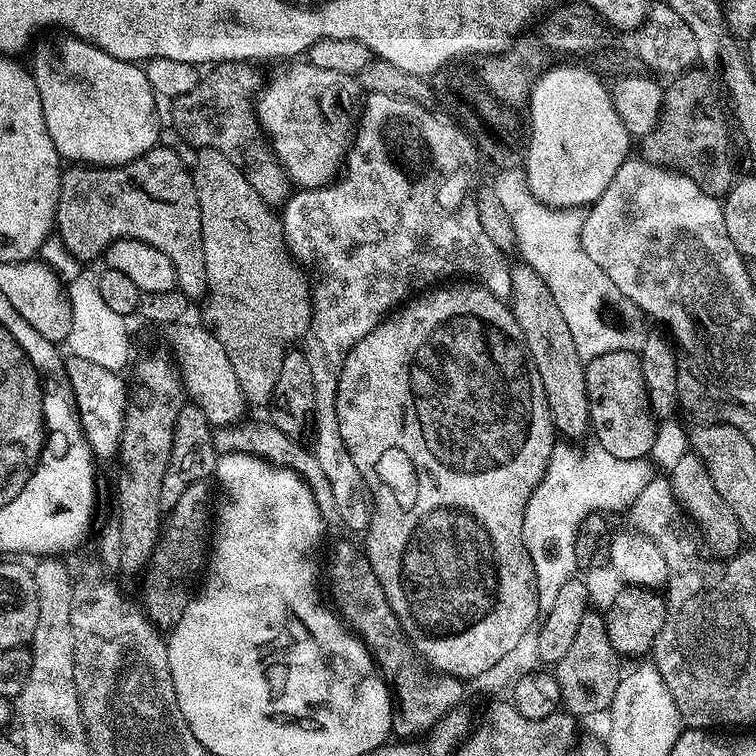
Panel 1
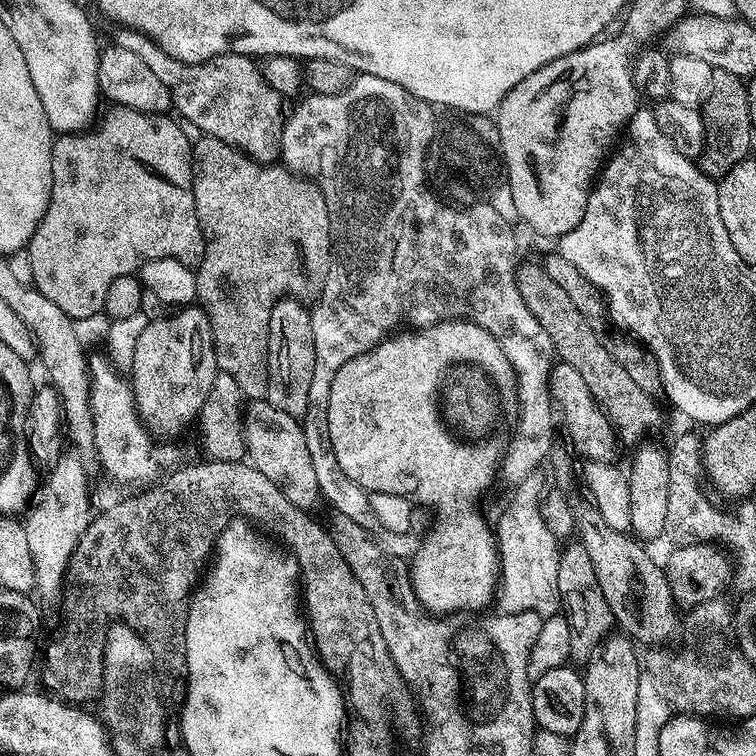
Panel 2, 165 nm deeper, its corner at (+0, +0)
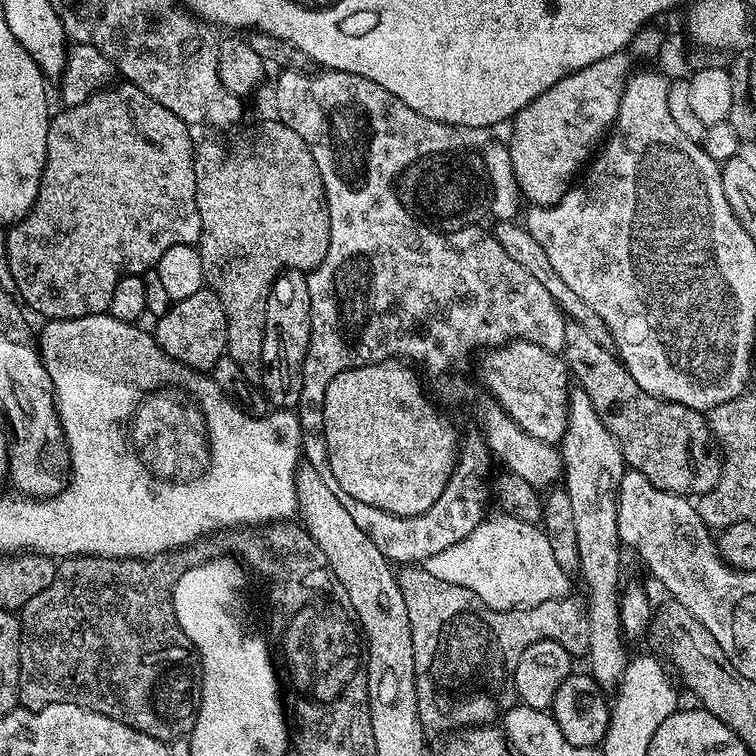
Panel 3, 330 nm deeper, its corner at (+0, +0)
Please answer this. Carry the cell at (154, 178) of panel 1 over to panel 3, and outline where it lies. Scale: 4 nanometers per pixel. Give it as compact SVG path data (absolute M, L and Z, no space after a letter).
M127 82L118 84L95 92L89 100L78 106L65 107L64 112L58 113L57 116L55 113L49 119L46 134L46 162L36 201L22 219L7 229L6 256L9 260L10 274L13 275L15 291L29 309L32 307L38 315L44 316L43 318L69 320L83 316L105 315L110 306L110 298L114 294L114 286L120 281L121 276L139 276L155 269L158 258L162 258L162 254L166 254L170 246L183 244L196 246L200 243L200 215L196 201L196 171L194 170L196 150L194 139L192 140L191 134L188 133L191 132L189 125L185 124L182 118L178 118L178 114L166 110L162 102L154 102L154 98L150 98L150 94L146 94L138 86Z

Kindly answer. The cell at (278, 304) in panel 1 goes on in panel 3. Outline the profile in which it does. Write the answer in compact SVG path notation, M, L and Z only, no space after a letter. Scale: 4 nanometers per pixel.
M279 118L271 119L217 135L220 136L217 140L204 140L201 144L199 141L195 145L196 201L200 215L198 247L202 274L205 285L218 294L222 310L226 310L226 354L238 362L249 382L260 379L264 311L272 283L281 272L290 268L305 274L311 272L324 261L330 246L330 214L318 162L314 162L314 154L310 154L306 142L302 142L290 126L283 124Z

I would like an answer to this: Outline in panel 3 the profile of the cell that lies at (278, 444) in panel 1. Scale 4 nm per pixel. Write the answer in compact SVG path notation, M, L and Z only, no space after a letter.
M422 566L413 567L411 571L401 571L398 579L402 598L406 598L406 610L410 614L418 714L425 733L452 734L457 730L488 726L499 721L505 712L515 708L518 697L514 686L514 670L518 666L518 658L522 658L522 650L526 650L526 646L534 646L534 642L553 640L576 658L587 653L590 626L585 605L581 601L579 604L573 598L565 598L538 602L538 606L529 608L494 610L486 606L486 602L482 602L478 594L466 590L466 586L434 578L434 574L430 574Z

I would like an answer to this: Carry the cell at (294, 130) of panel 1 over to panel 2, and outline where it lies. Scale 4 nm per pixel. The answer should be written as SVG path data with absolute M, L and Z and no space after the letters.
M120 30L117 33L117 36L114 36L115 43L126 46L126 50L134 50L138 54L138 58L142 58L142 62L146 62L146 66L150 66L150 70L154 70L154 74L158 74L158 78L162 78L162 82L166 82L172 95L172 108L180 111L179 115L185 121L188 119L197 128L197 133L213 136L222 142L233 144L235 148L241 150L262 147L264 132L279 133L282 127L282 115L280 116L282 97L265 82L264 73L253 57L215 56L213 60L207 60L201 64L187 64L181 60L170 58L148 36L144 36L140 32Z

